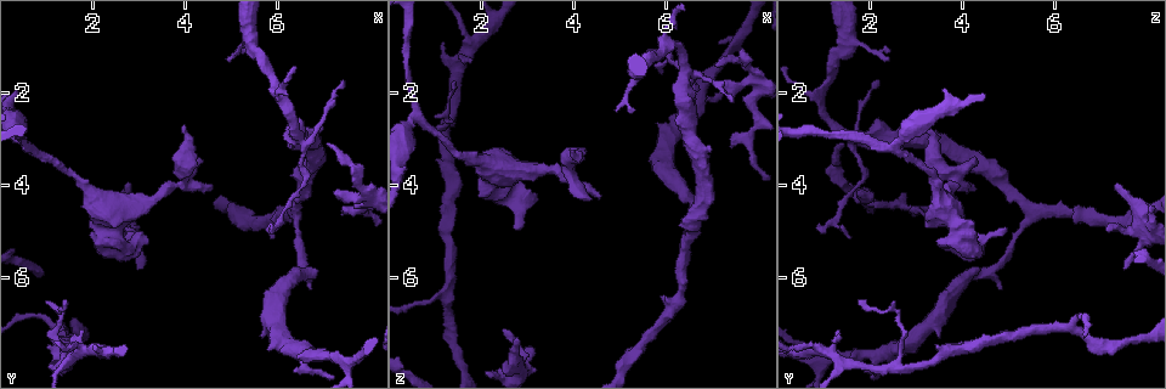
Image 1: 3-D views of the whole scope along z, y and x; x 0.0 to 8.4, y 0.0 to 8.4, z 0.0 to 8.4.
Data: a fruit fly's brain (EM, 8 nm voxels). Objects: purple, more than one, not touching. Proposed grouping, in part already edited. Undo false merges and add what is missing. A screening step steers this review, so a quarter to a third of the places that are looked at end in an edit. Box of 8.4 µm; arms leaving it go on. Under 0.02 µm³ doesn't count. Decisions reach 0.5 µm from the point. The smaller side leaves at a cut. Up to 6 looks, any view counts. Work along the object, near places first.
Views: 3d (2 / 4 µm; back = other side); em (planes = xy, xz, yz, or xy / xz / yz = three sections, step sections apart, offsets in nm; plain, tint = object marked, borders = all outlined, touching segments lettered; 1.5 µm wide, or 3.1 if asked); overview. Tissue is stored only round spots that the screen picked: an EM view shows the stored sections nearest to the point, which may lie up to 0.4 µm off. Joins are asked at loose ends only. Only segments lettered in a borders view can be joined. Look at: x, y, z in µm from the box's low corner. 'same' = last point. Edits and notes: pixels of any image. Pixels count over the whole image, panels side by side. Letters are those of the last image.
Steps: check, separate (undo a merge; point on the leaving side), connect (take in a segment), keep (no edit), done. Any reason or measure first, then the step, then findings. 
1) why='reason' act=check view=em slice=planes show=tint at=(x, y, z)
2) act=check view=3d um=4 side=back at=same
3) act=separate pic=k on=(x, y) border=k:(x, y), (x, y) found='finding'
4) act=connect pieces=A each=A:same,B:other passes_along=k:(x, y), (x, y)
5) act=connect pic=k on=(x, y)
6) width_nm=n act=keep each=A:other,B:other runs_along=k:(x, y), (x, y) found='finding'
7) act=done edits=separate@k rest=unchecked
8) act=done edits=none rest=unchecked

why='free end' act=check view=em slice=planes show=borders at=(7.25, 4.05, 1.75)

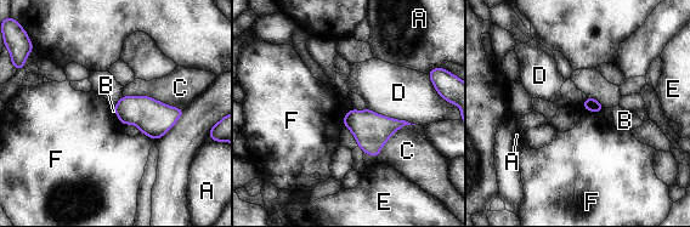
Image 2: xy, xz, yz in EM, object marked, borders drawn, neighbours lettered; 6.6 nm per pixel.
act=keep each=A:other,B:other,C:other,D:other,E:other,F:other border=2:(123, 95), (150, 96), (184, 109) found='none of them fits'

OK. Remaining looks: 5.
why='three arms meet' act=check view=em slice=planes show=borders at=(0.70, 3.20, 2.50)

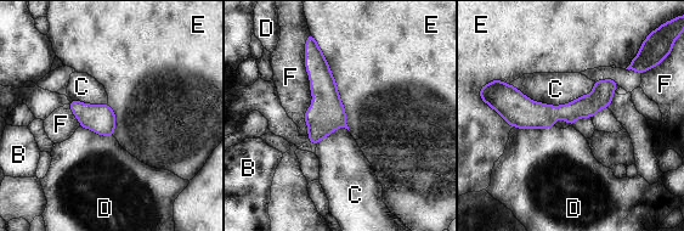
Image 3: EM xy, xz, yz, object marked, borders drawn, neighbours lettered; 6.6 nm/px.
width_nm=190 act=keep each=B:other,C:other,D:other,E:other,F:other runs_along=3:(612, 84), (571, 112), (506, 113) found='all the same cell'

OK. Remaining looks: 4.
why='an open end' act=check view=3d um=4 at=(2.80, 3.90, 7.35)

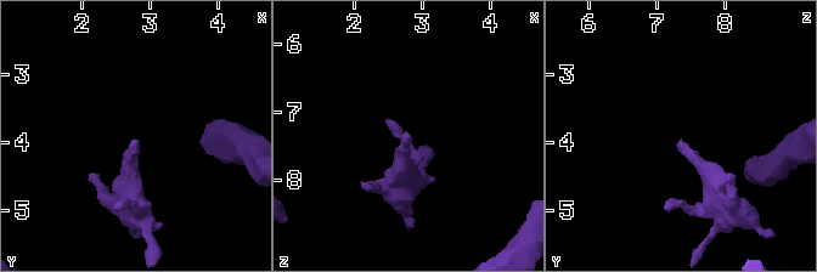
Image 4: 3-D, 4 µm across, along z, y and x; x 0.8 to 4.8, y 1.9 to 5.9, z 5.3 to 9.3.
act=check view=em slice=planes show=borders at=(2.80, 3.95, 7.30)

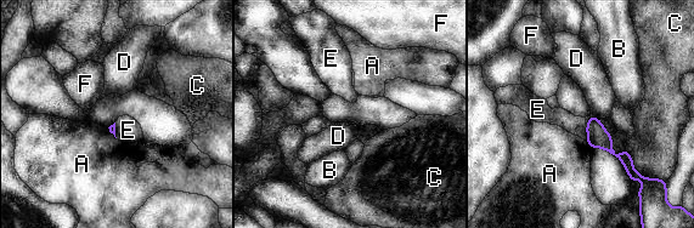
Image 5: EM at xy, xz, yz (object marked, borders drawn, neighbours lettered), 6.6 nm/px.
longest_contact=C:220nm act=keep each=A:other,B:other,C:other,D:other,E:other,F:other runs_along=5:(592, 120), (596, 134), (630, 171) found='no lettered segment goes on from it'

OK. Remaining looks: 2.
act=done edits=none rest=unchecked

